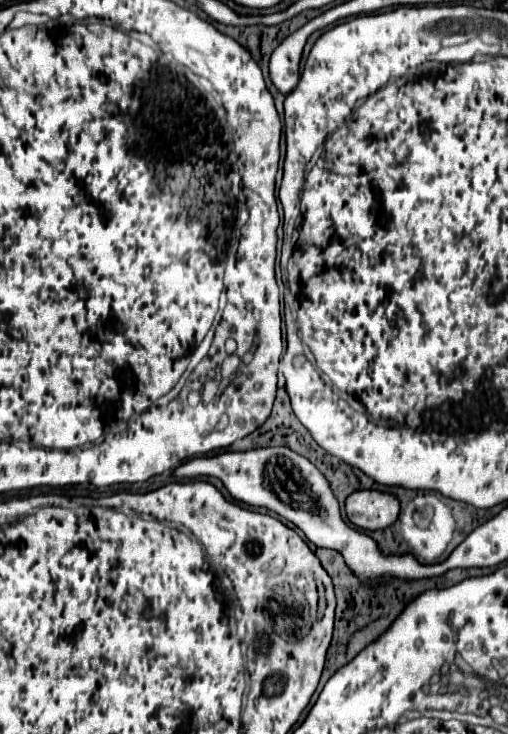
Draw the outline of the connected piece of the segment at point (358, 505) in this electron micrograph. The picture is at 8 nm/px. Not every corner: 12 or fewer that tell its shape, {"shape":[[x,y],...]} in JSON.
{"shape":[[362,489],[346,499],[348,519],[368,531],[400,515],[394,493]]}

